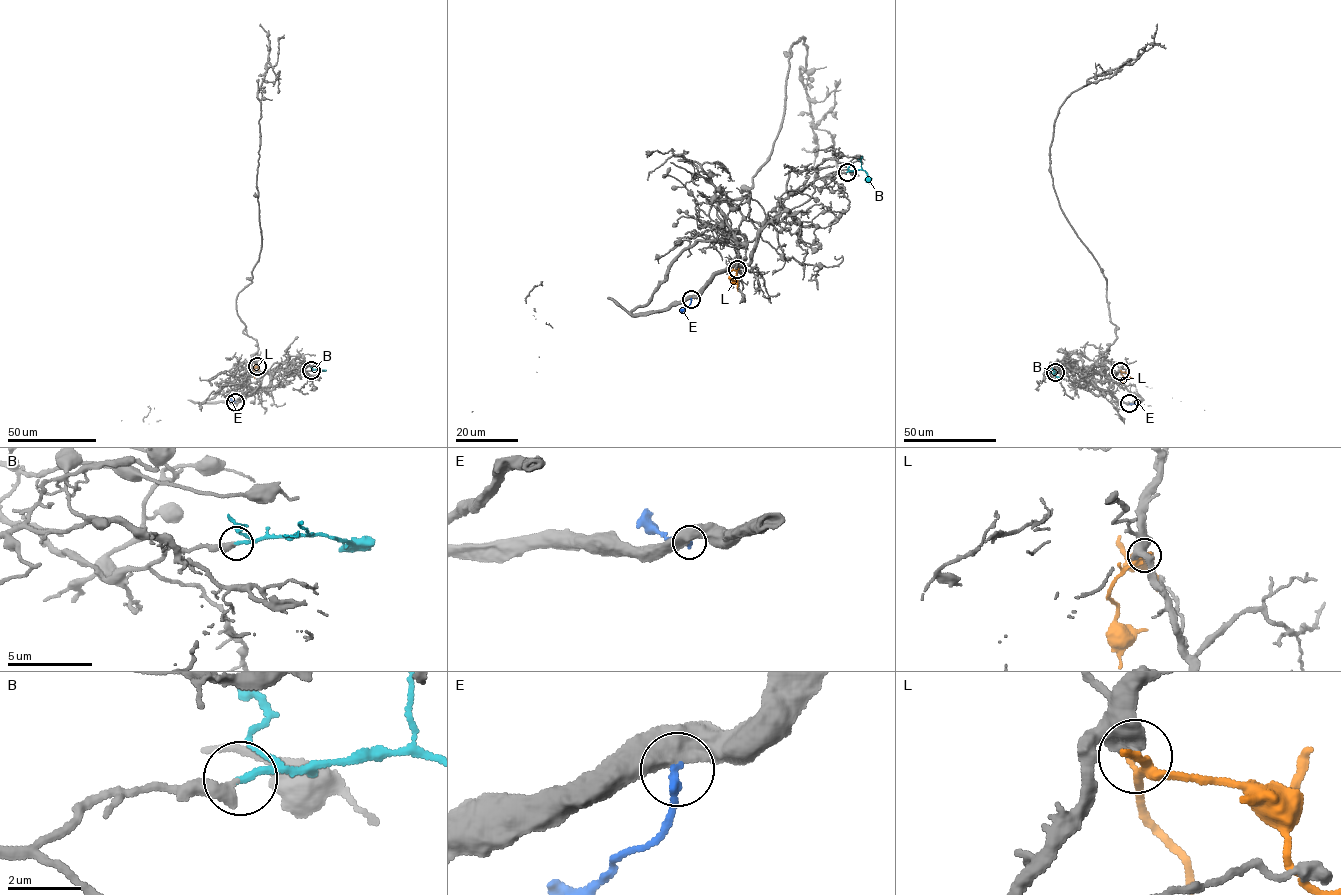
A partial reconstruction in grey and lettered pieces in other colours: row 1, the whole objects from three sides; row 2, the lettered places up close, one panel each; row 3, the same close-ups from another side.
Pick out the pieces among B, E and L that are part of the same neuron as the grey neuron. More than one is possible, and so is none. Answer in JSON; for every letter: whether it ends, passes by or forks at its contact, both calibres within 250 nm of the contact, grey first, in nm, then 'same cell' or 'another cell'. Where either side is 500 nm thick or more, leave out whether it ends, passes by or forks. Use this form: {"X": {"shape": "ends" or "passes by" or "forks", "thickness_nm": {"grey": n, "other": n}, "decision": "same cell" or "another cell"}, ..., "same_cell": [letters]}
{"B": {"shape": "passes by", "thickness_nm": {"grey": 420, "other": 130}, "decision": "same cell"}, "E": {"thickness_nm": {"grey": 500, "other": 240}, "decision": "another cell"}, "L": {"thickness_nm": {"grey": 650, "other": 200}, "decision": "another cell"}, "same_cell": ["B"]}

